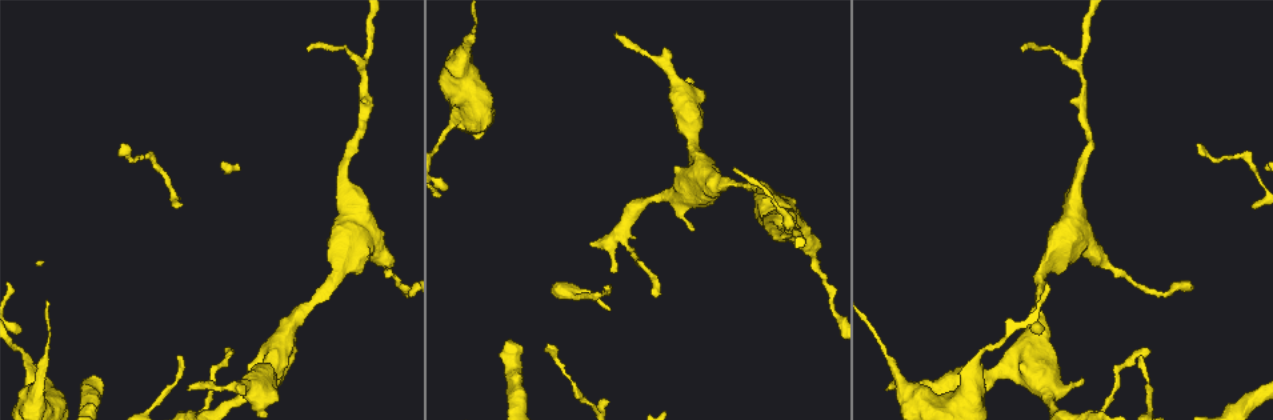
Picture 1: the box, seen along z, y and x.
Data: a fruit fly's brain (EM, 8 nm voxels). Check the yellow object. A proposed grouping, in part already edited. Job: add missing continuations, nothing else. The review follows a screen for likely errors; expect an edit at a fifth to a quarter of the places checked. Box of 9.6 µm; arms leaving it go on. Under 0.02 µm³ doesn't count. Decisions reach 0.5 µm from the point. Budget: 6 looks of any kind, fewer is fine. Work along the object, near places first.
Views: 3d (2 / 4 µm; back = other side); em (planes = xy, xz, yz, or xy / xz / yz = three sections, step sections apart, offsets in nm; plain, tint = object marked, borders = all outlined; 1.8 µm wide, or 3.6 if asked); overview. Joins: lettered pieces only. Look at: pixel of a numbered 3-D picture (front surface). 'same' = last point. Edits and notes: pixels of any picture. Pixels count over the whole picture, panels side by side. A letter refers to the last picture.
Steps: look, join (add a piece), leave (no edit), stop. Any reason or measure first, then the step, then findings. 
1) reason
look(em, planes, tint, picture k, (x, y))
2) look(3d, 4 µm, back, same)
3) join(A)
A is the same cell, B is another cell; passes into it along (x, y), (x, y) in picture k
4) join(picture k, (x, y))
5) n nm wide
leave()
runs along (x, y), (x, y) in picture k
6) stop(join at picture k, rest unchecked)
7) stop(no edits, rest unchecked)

branch stops here
look(em, 3.6 µm, xz, step 8, tint, picture 1, (1084, 383))

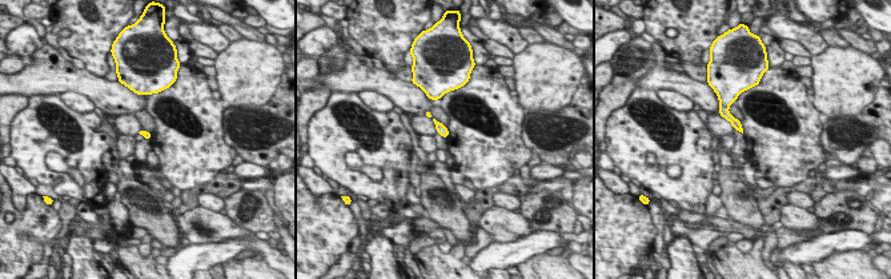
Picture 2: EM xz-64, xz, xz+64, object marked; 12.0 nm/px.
look(em, 3.6 µm, planes, borders, same)

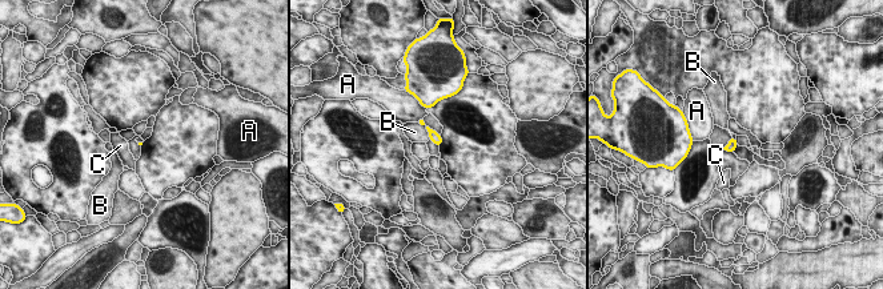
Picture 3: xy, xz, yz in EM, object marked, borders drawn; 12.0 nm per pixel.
B touches over 260 nm
leave()
A, B and C are other cells; border along (417, 123), (426, 129), (430, 139) in picture 3; none of them fits

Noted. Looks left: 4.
free end
look(3d, 2 µm, picture 1, (1142, 358))

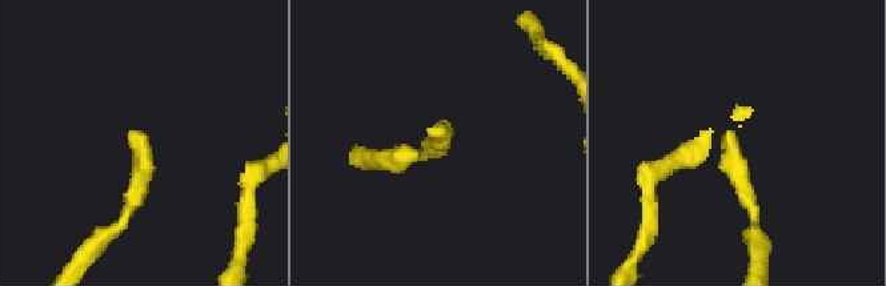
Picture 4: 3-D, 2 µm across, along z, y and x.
look(em, planes, tint, picture 4, (134, 130))

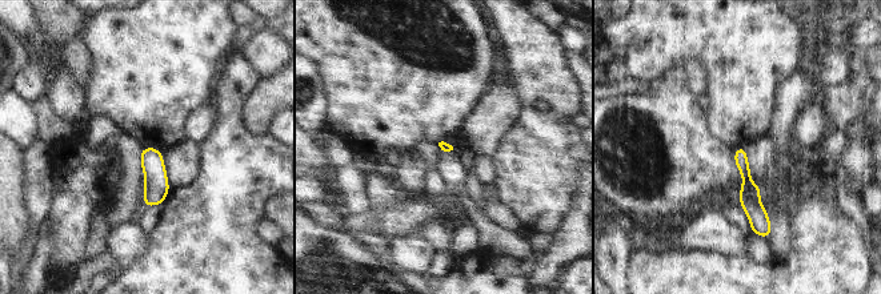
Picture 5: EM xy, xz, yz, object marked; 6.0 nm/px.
see the neighbours
look(em, planes, borders, same)

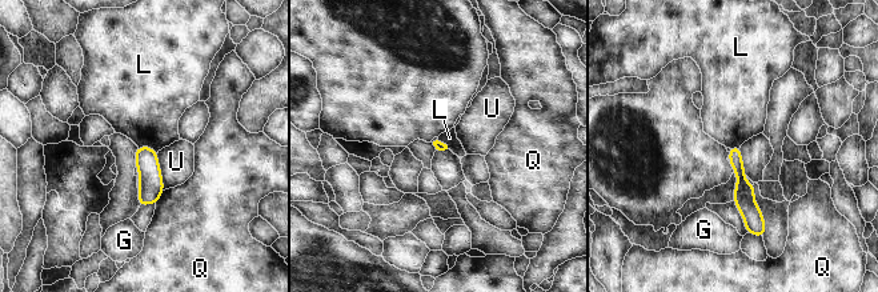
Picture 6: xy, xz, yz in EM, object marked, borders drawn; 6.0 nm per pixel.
leave()
G, L, Q and U are other cells; border along (137, 146), (148, 146), (156, 152) in picture 6; no lettered piece goes on from it

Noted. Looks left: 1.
stop(no edits, rest unchecked)

